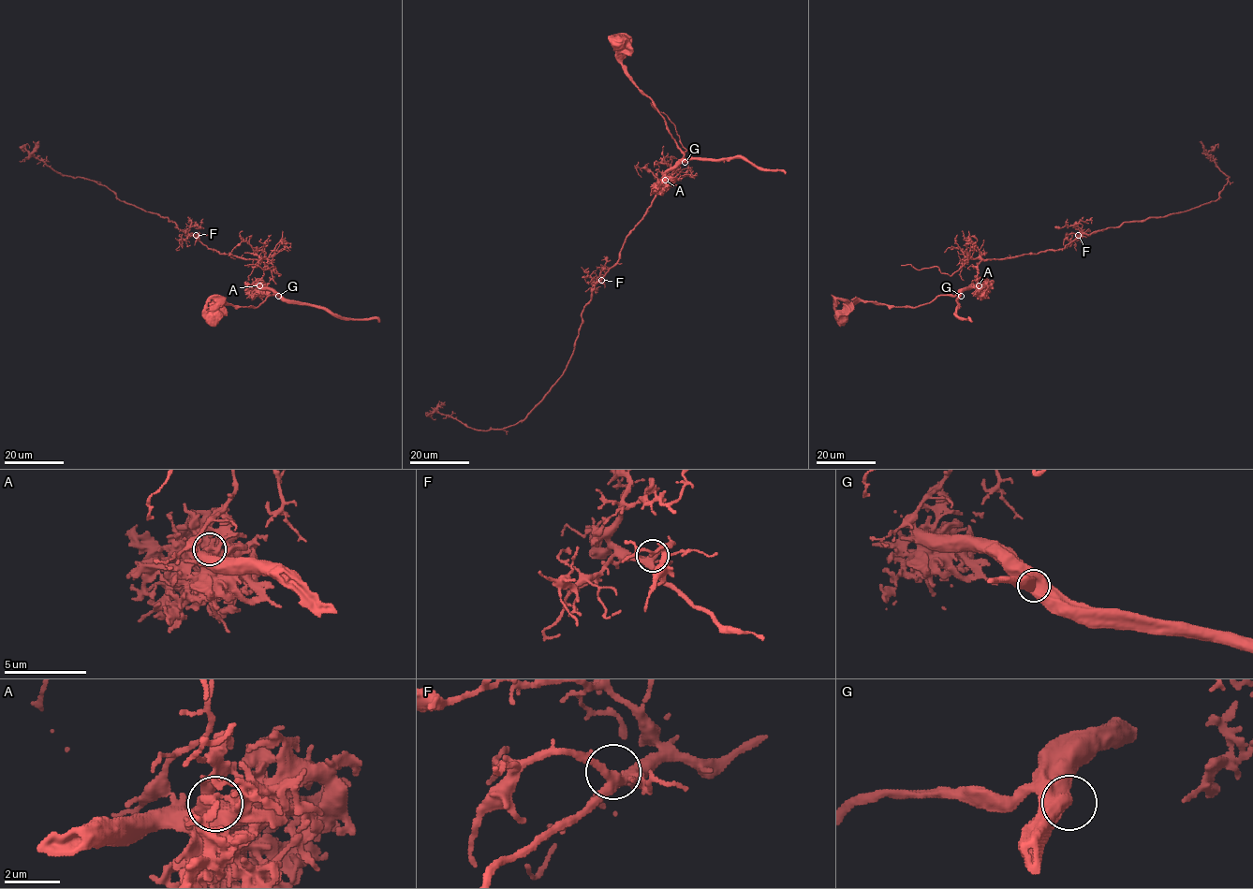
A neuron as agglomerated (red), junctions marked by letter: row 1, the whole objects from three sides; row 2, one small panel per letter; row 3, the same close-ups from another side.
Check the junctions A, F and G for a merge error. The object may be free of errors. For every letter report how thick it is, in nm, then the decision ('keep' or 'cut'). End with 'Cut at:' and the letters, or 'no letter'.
A: 650 nm thick; cut
F: 280 nm thick; keep
G: 850 nm thick; keep
Cut at: A

